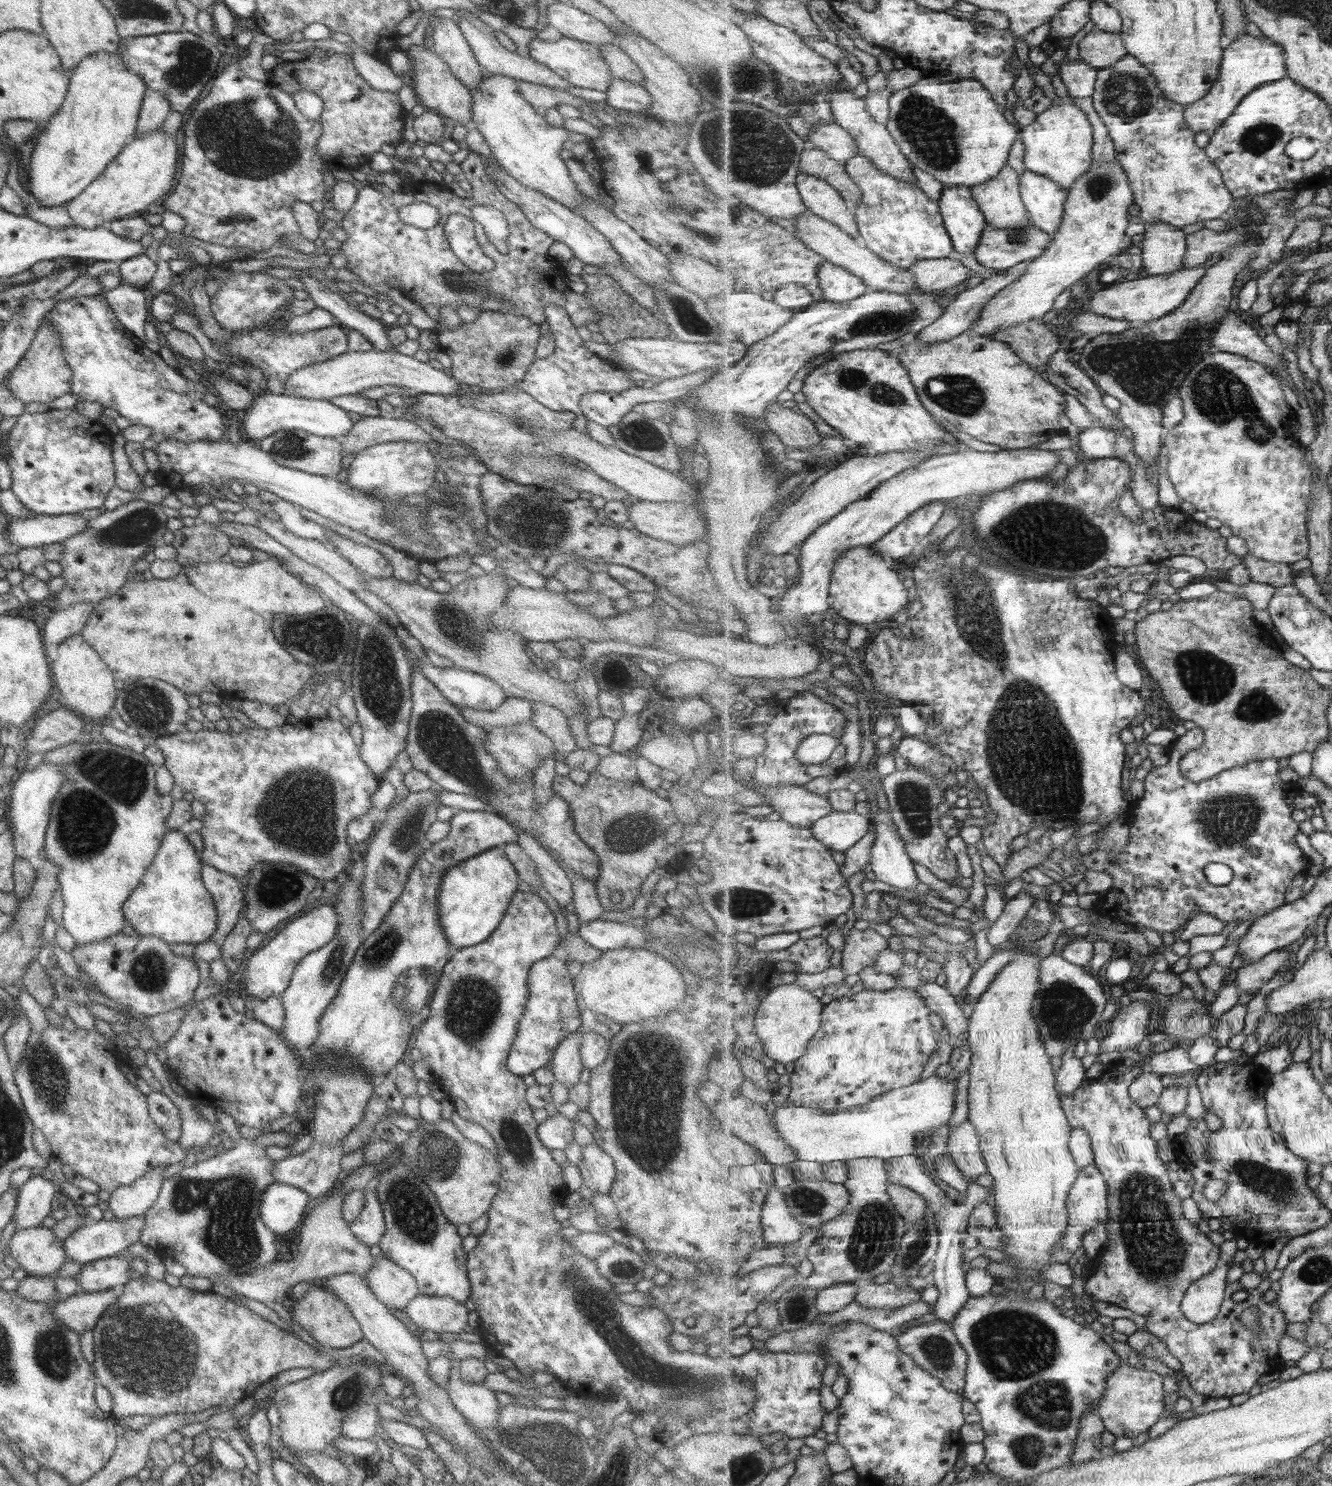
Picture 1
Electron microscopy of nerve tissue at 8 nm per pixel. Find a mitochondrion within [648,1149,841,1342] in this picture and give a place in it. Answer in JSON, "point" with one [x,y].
{"point":[810,1203]}

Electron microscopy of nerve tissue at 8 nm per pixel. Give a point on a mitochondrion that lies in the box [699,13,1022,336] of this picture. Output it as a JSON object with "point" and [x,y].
{"point":[754,153]}

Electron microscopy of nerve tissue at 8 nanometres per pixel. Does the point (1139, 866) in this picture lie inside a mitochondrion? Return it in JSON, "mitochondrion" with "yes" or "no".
{"mitochondrion":"no"}

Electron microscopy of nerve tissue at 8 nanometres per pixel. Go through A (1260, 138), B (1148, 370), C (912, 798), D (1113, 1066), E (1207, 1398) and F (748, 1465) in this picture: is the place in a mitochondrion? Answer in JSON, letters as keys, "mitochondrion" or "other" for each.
{"A":"mitochondrion","B":"mitochondrion","C":"mitochondrion","D":"other","E":"other","F":"mitochondrion"}

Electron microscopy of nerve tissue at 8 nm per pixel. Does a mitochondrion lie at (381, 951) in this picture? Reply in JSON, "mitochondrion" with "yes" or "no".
{"mitochondrion":"yes"}

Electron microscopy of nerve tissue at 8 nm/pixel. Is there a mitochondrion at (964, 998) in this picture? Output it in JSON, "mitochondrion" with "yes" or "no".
{"mitochondrion":"no"}

